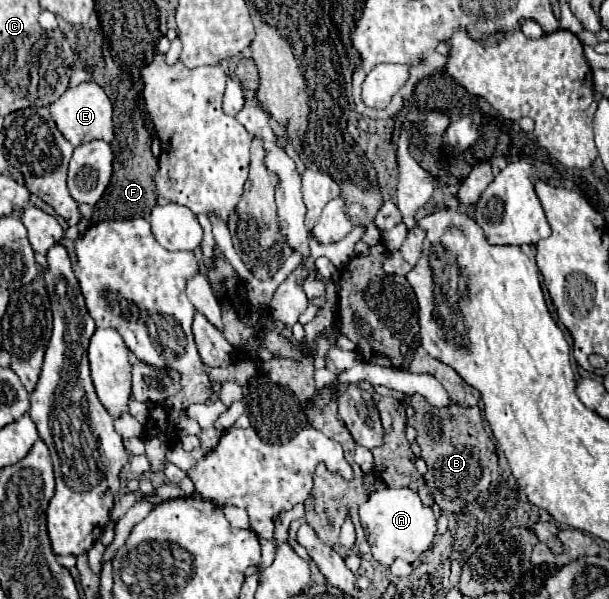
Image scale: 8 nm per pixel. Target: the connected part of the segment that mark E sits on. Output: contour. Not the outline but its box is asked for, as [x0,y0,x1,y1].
[50,82,114,146]

